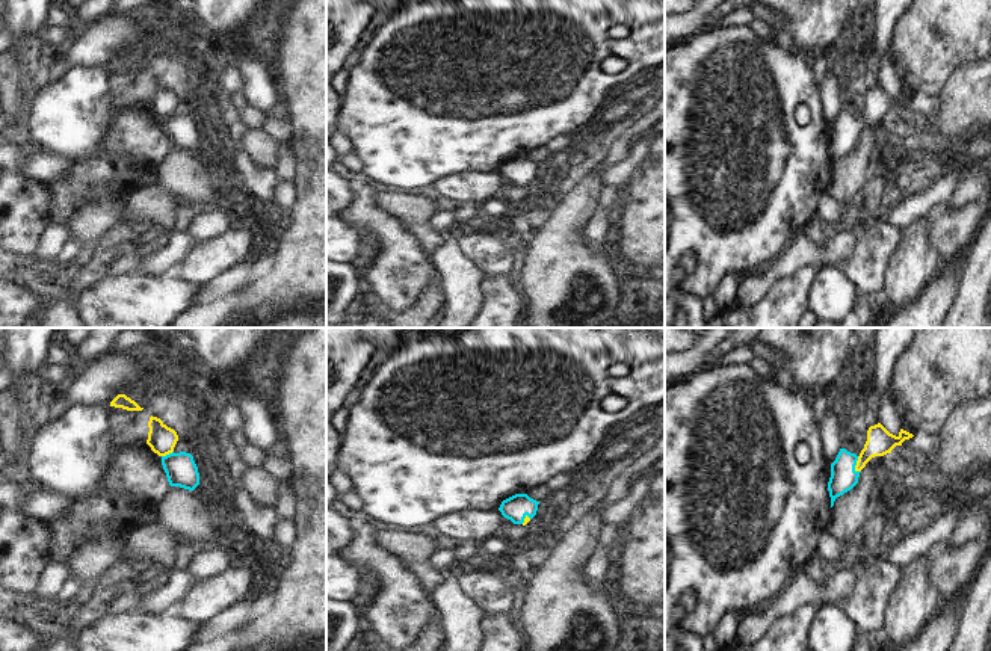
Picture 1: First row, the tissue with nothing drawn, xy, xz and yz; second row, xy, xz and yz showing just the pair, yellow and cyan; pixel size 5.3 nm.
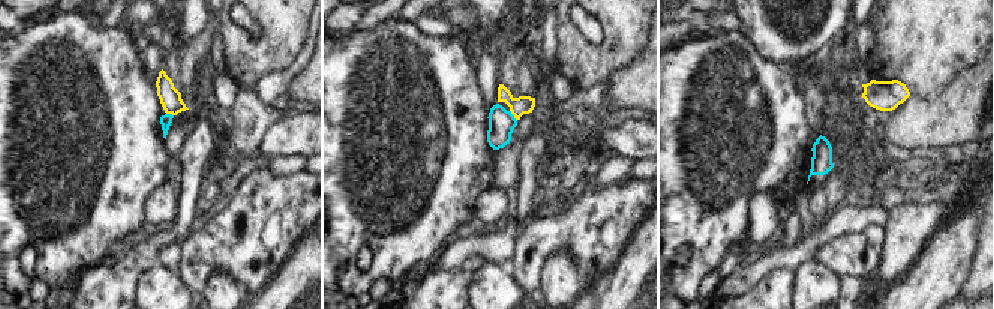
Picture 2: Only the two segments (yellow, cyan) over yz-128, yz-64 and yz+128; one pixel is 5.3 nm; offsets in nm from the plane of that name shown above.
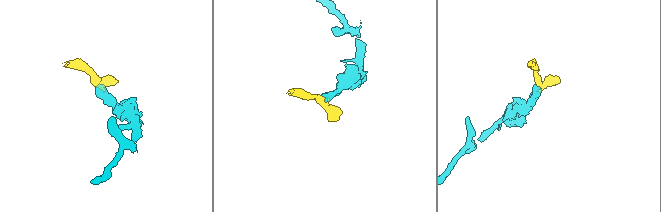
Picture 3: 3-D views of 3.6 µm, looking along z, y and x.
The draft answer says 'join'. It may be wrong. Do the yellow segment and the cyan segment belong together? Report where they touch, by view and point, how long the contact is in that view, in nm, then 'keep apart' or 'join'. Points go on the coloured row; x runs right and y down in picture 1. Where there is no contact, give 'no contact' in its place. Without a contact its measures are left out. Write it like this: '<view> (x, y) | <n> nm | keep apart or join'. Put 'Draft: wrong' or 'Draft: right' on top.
Draft: right
yz (857, 464) | 90 nm | join

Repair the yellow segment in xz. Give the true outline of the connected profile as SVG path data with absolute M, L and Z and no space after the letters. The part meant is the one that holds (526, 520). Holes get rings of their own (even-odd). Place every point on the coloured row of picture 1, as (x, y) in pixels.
M515 494L502 501L499 511L514 524L526 526L538 511L539 501L530 498L527 494Z

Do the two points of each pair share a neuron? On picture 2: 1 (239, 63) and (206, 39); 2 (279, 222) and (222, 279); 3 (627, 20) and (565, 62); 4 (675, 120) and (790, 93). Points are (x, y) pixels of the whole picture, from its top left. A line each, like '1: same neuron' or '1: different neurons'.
1: different neurons
2: different neurons
3: same neuron
4: same neuron

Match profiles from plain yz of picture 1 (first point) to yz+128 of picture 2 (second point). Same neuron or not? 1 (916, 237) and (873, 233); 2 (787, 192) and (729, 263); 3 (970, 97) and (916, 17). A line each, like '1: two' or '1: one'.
1: two
2: two
3: two

